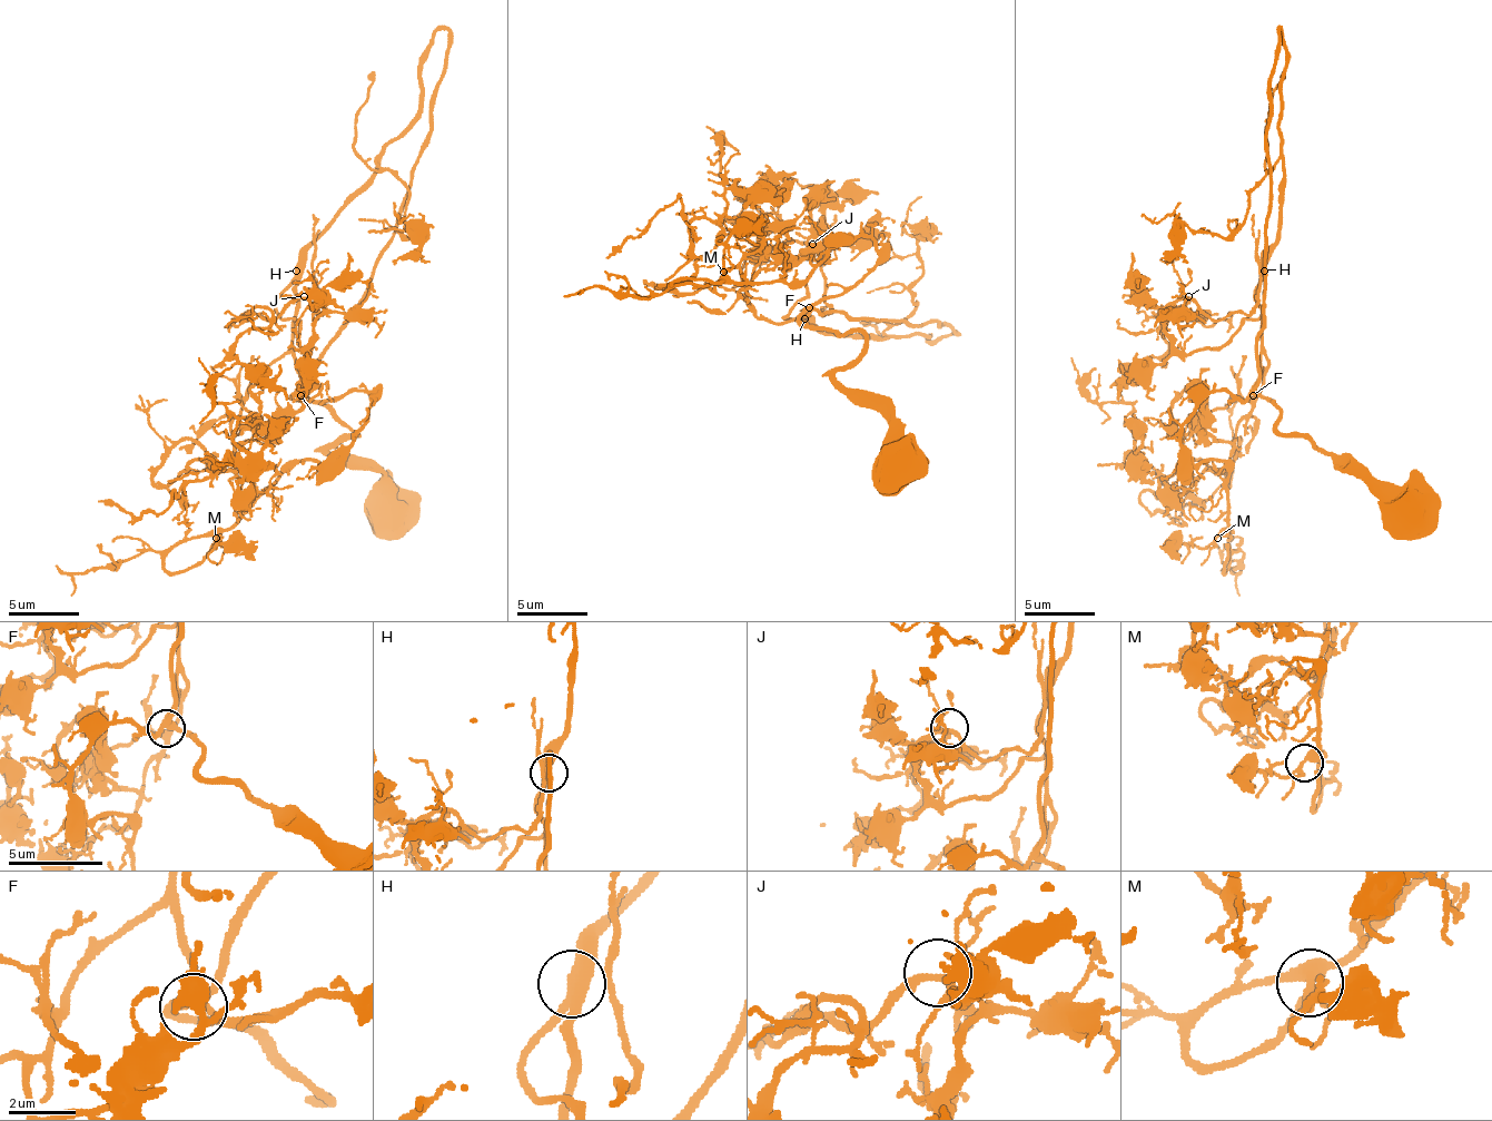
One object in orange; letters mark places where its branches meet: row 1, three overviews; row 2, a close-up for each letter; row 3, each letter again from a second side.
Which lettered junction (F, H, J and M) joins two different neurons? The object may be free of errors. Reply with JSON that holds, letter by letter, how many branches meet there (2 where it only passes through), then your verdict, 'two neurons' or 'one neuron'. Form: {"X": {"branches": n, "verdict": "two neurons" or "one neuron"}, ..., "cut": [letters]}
{"F": {"branches": 4, "verdict": "one neuron"}, "H": {"branches": 4, "verdict": "one neuron"}, "J": {"branches": 4, "verdict": "one neuron"}, "M": {"branches": 5, "verdict": "one neuron"}, "cut": []}

